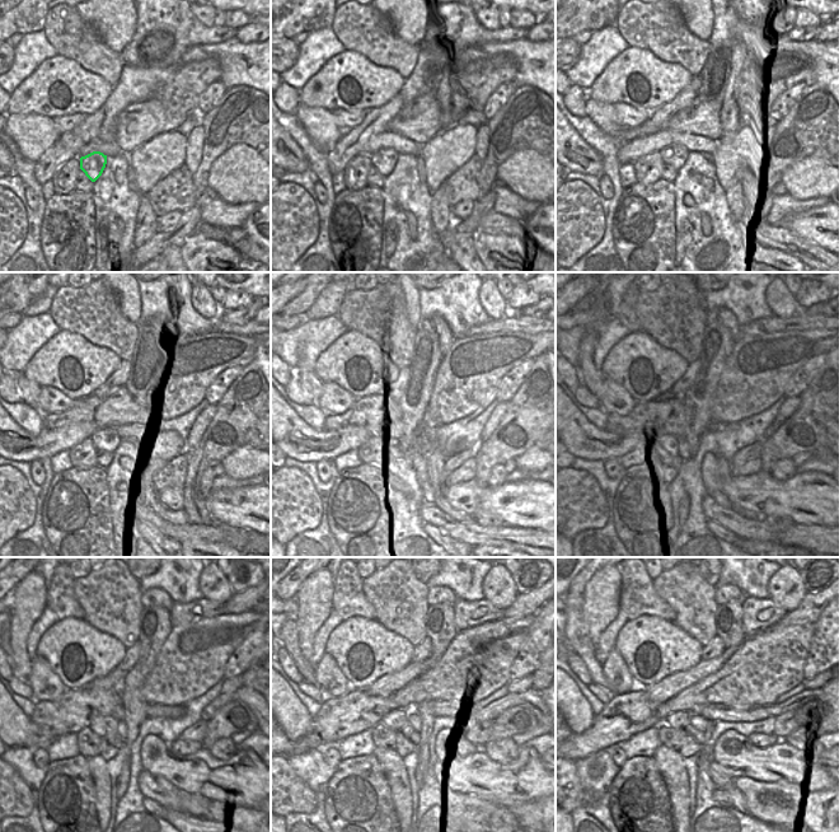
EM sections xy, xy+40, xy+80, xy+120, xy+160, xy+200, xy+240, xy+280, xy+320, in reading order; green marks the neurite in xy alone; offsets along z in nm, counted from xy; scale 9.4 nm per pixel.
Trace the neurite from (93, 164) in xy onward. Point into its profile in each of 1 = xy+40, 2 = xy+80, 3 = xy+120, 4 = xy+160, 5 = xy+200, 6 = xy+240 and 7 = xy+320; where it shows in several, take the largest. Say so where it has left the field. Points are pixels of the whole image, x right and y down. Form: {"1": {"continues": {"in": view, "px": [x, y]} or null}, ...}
{"1": {"continues": {"in": "xy+40", "px": [384, 160]}}, "2": {"continues": {"in": "xy+80", "px": [675, 154]}}, "3": {"continues": {"in": "xy+120", "px": [103, 439]}}, "4": {"continues": {"in": "xy+160", "px": [390, 439]}}, "5": {"continues": {"in": "xy+200", "px": [680, 444]}}, "6": {"continues": {"in": "xy+240", "px": [106, 727]}}, "7": {"continues": {"in": "xy+320", "px": [679, 719]}}}

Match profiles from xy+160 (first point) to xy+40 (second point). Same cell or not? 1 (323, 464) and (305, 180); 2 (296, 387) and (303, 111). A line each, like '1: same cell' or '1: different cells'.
1: different cells
2: different cells

